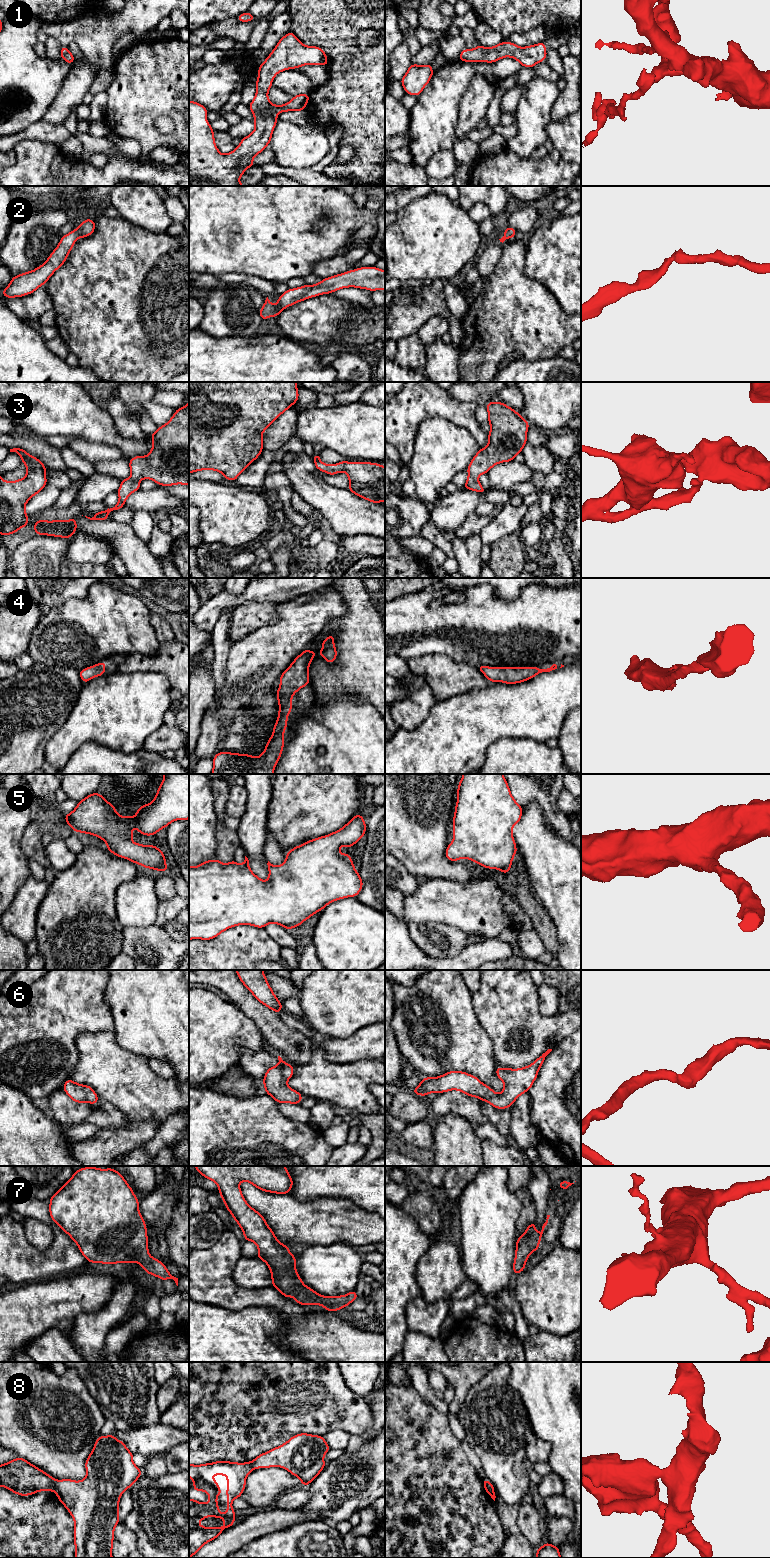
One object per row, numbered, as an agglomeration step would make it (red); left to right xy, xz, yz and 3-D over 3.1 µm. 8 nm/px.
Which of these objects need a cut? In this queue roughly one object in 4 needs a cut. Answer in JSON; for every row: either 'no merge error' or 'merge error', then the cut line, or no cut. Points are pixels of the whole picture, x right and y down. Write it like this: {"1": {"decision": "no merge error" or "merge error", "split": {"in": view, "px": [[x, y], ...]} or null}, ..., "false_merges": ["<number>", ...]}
{"1": {"decision": "no merge error", "split": null}, "2": {"decision": "no merge error", "split": null}, "3": {"decision": "no merge error", "split": null}, "4": {"decision": "no merge error", "split": null}, "5": {"decision": "no merge error", "split": null}, "6": {"decision": "no merge error", "split": null}, "7": {"decision": "no merge error", "split": null}, "8": {"decision": "merge error", "split": {"in": "xy", "px": [[56, 1480], [53, 1490]]}}, "false_merges": ["8"]}

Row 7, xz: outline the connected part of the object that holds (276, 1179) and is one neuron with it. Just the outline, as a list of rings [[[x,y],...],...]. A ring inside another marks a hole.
[[[194,1166],[203,1177],[214,1181],[225,1207],[233,1216],[243,1231],[244,1239],[254,1242],[258,1247],[257,1257],[264,1261],[271,1271],[272,1286],[283,1296],[289,1299],[292,1296],[296,1303],[302,1306],[322,1305],[326,1311],[338,1311],[347,1307],[358,1298],[355,1290],[340,1296],[323,1296],[307,1287],[296,1270],[296,1257],[289,1252],[289,1246],[282,1244],[275,1236],[273,1230],[267,1225],[261,1213],[253,1209],[244,1199],[239,1184],[246,1181],[261,1191],[276,1194],[289,1194],[293,1186],[288,1169],[285,1166]]]

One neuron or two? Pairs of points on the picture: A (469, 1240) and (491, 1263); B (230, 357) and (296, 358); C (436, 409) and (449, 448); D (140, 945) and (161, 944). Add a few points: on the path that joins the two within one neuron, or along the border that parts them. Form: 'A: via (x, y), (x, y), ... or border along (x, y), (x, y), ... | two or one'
A: via (475, 1244), (487, 1257) | one
B: via (246, 361), (280, 361) | one
C: border along (461, 426), (430, 417), (418, 429) | two
D: via (145, 945), (156, 945) | one

